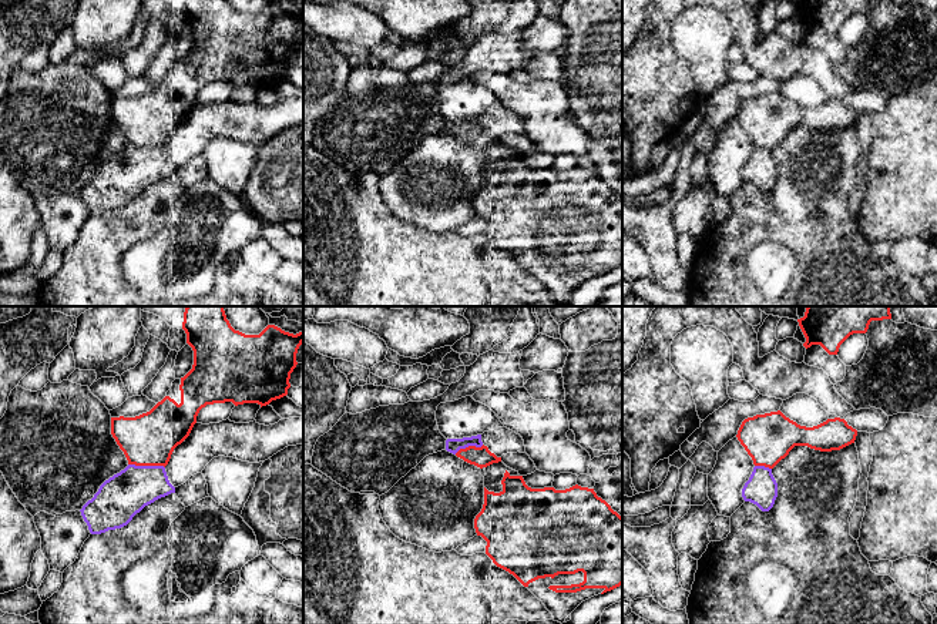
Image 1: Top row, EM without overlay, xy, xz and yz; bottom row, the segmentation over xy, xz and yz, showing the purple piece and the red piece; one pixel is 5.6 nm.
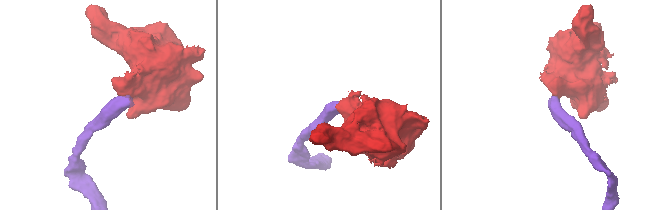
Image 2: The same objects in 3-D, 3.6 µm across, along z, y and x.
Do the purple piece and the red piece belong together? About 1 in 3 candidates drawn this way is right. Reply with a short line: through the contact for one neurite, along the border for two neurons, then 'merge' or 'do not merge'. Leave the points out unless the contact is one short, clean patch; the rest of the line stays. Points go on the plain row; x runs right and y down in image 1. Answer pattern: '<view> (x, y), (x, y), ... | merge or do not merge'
xy (128, 144), (161, 146), (164, 148) | do not merge

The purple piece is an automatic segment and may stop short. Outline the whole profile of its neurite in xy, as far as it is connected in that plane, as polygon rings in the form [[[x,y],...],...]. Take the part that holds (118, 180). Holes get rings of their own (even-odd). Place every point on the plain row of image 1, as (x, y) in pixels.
[[[303,98],[281,100],[269,107],[229,100],[195,104],[165,148],[128,145],[105,161],[80,192],[91,215],[121,209],[145,187],[175,174],[191,157],[202,154],[214,138],[259,144],[296,125],[303,125]]]

